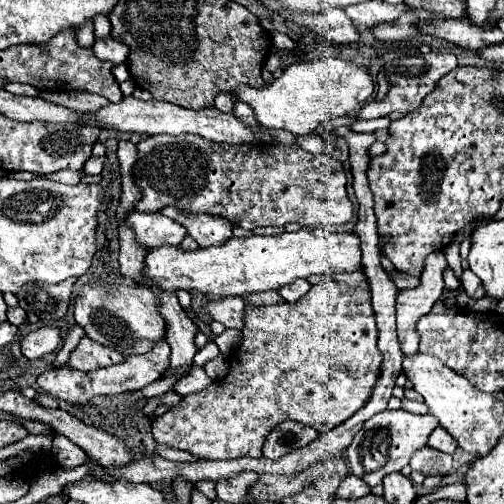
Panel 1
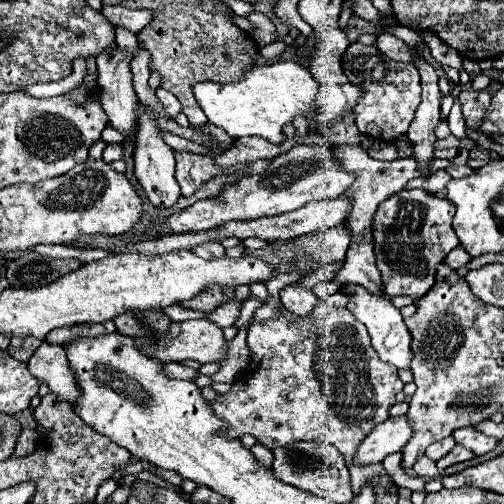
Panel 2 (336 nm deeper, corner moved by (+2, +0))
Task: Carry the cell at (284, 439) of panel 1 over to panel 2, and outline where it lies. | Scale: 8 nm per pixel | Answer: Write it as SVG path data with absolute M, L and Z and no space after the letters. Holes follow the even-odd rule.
M295 441L291 445L277 447L273 449L273 475L283 483L289 483L335 503L349 503L353 499L349 469L343 455L333 445L325 445L319 441Z

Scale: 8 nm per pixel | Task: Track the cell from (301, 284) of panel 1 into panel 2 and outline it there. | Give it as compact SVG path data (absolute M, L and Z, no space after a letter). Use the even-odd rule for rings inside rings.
M289 285L289 287L283 287L281 293L281 303L285 309L305 317L313 311L315 303L317 303L317 295L311 291L311 289L305 289L301 285Z

